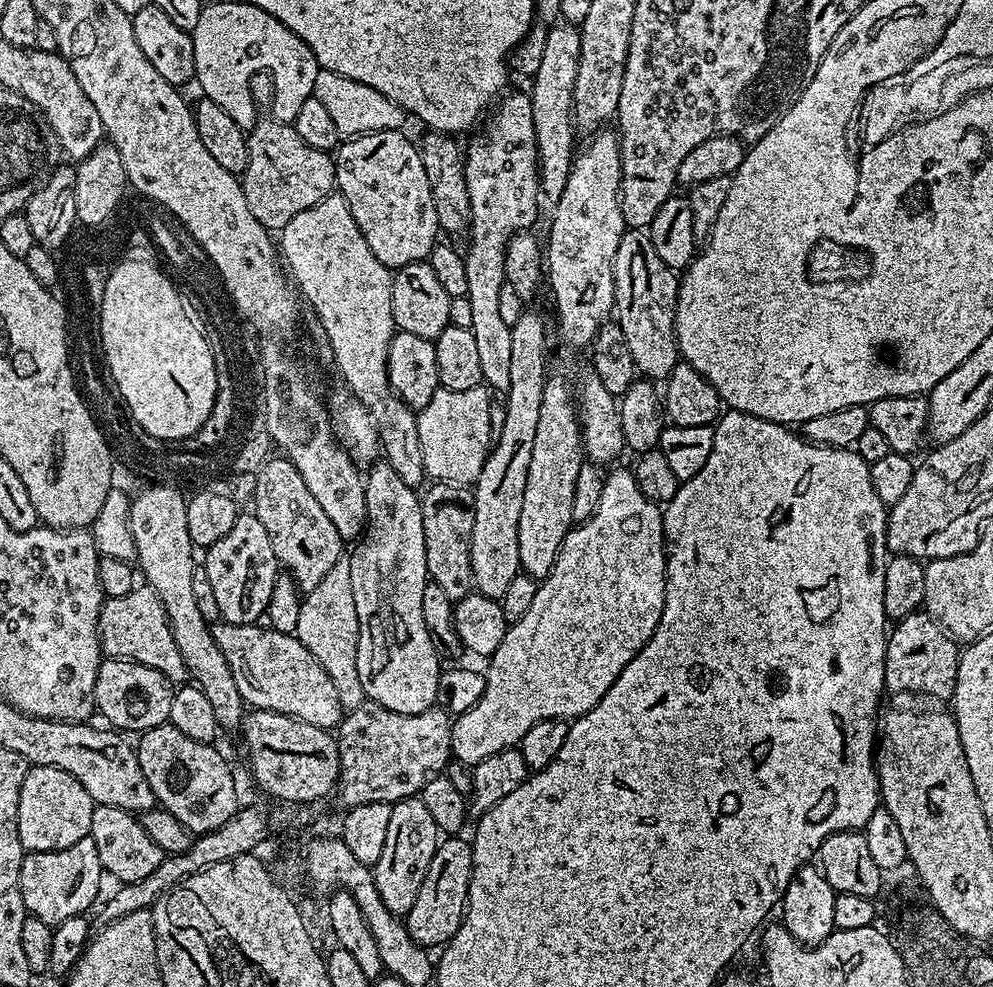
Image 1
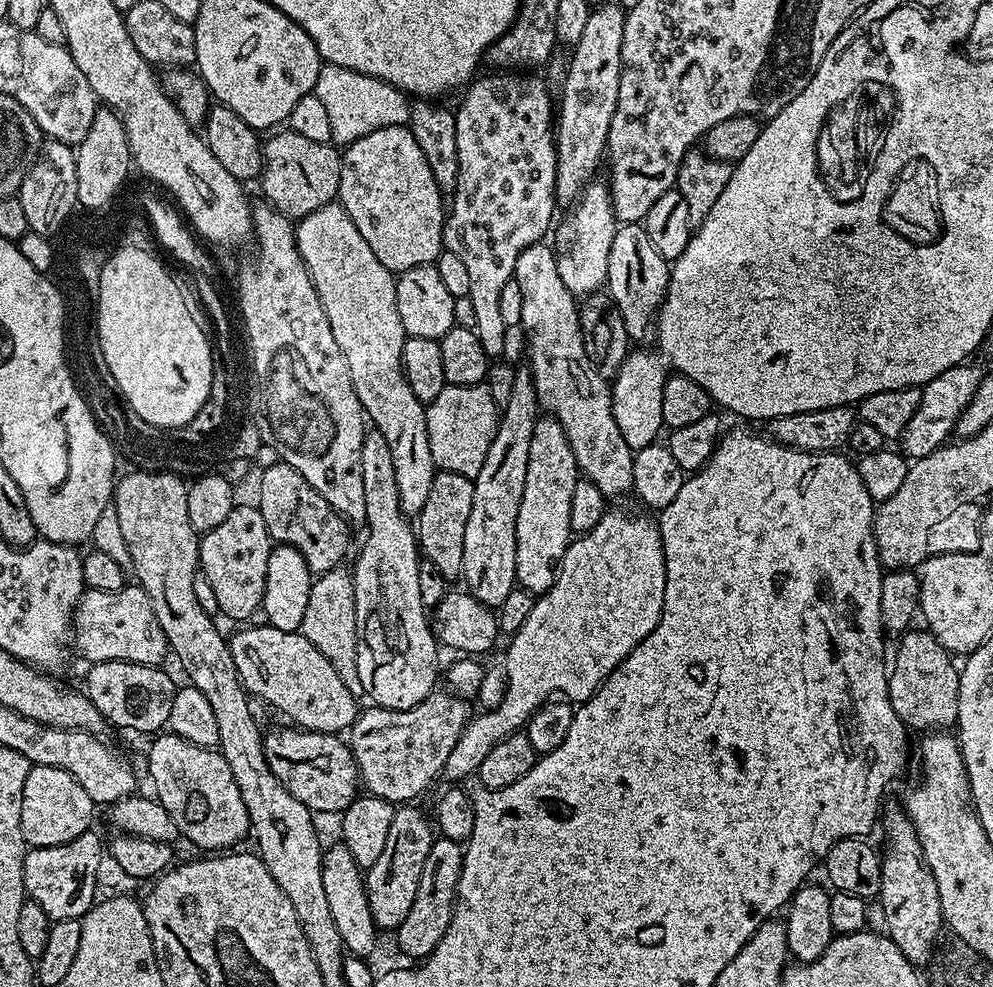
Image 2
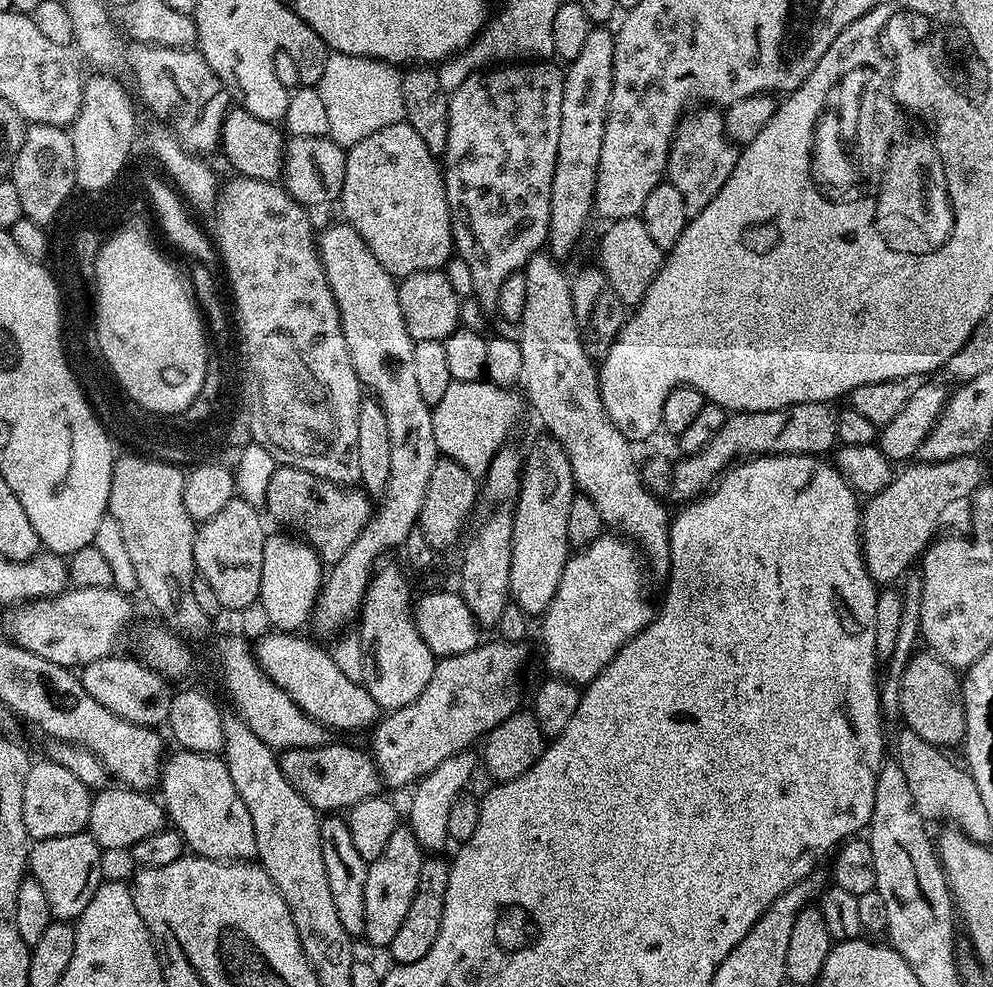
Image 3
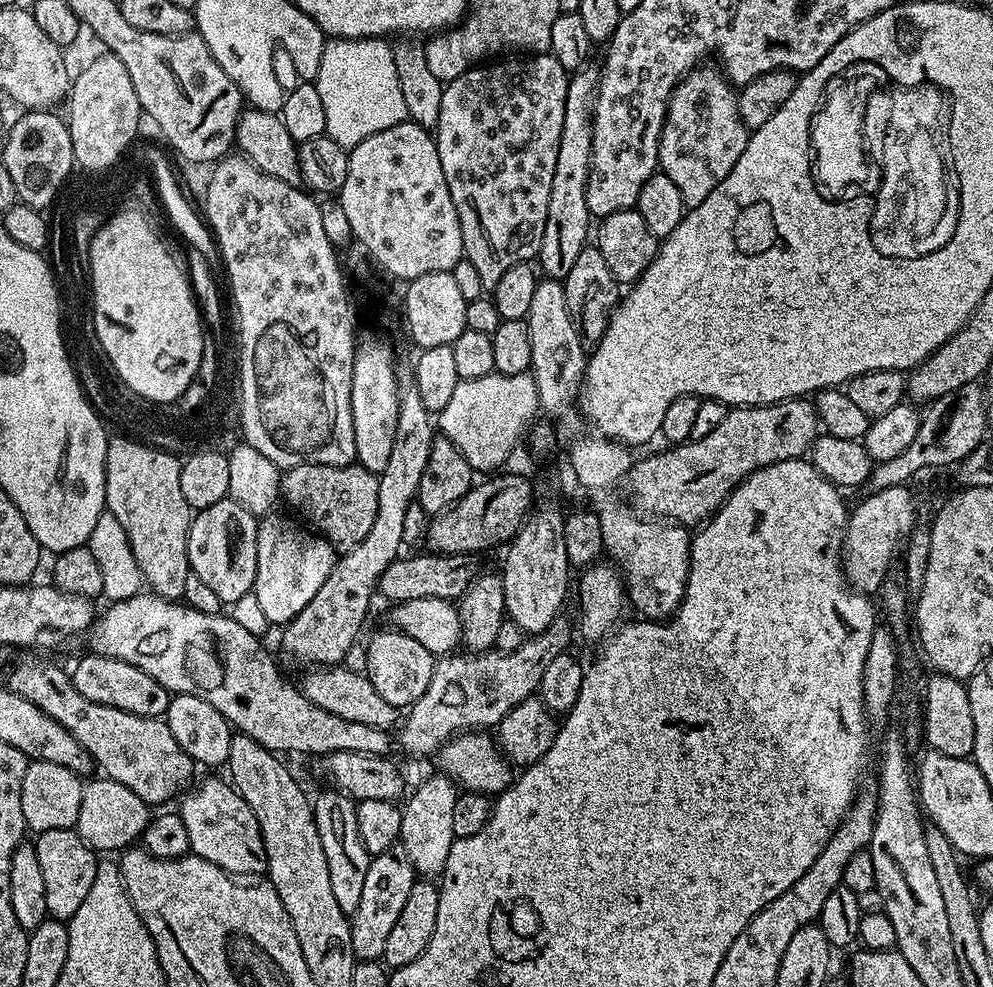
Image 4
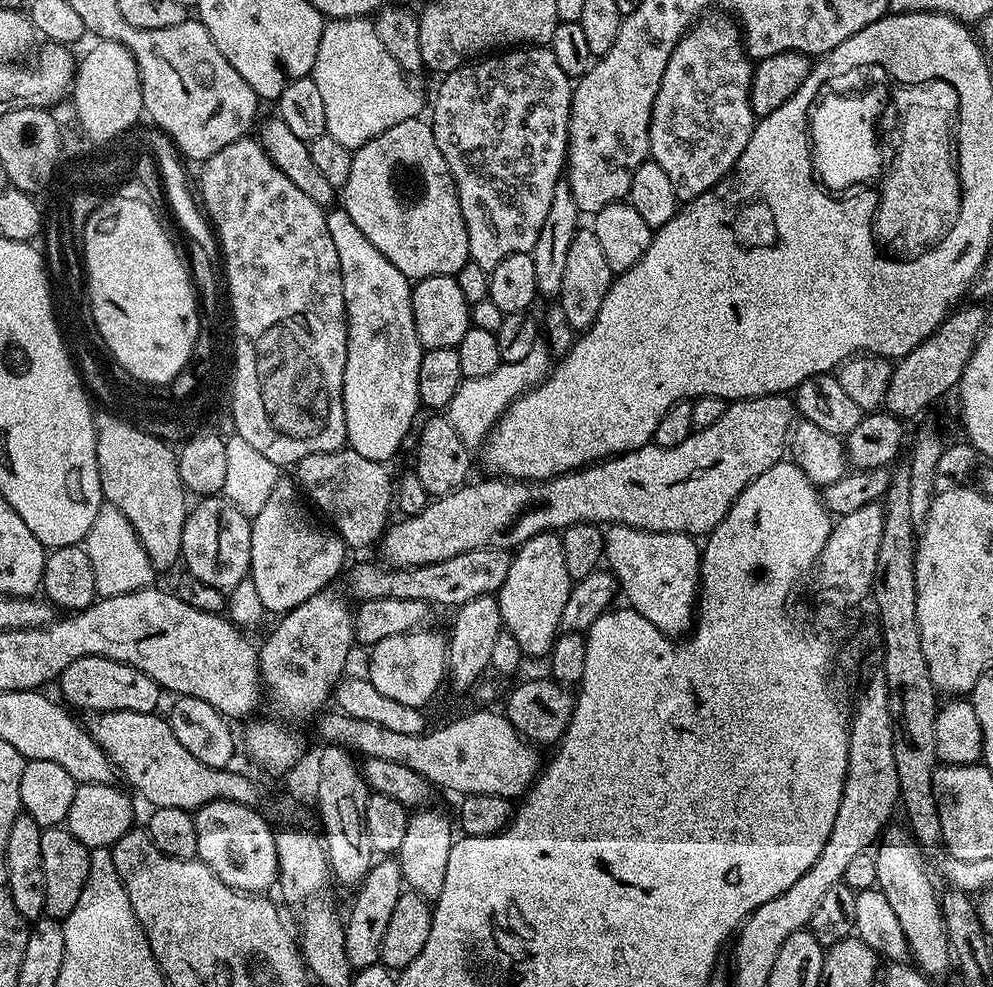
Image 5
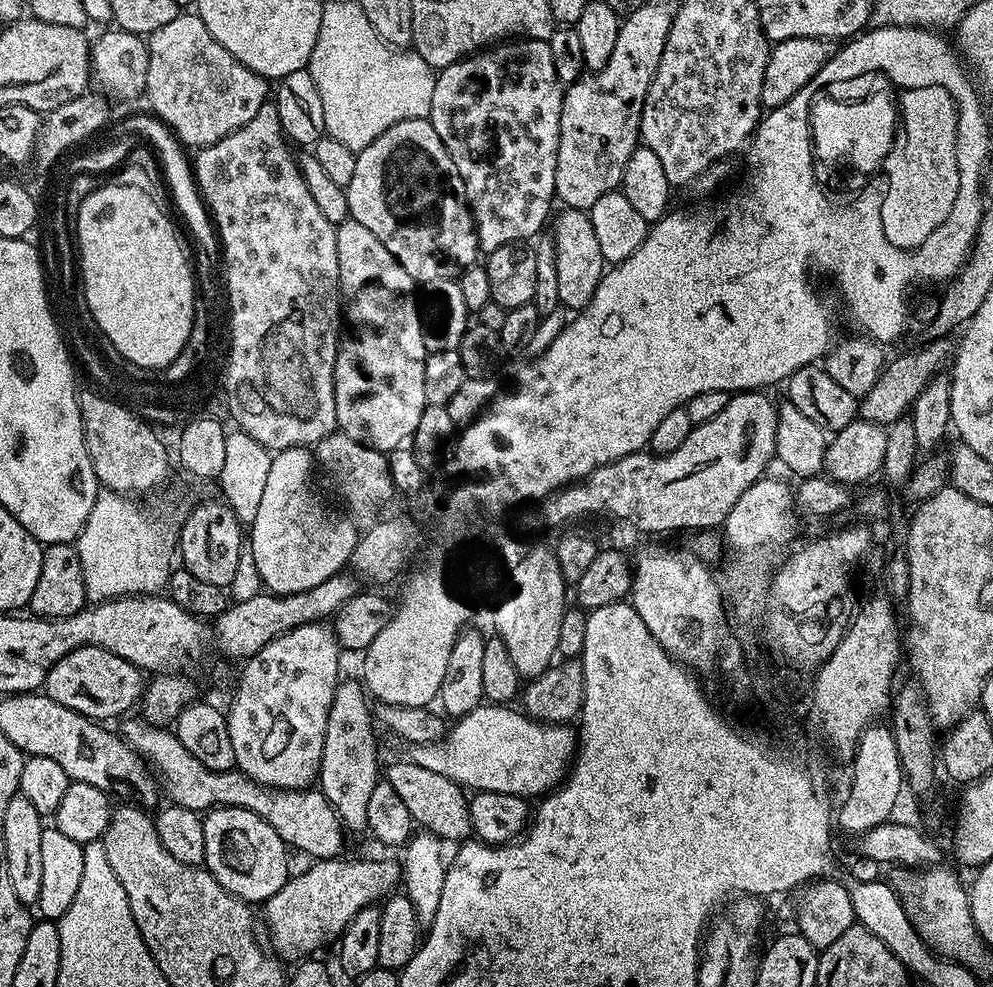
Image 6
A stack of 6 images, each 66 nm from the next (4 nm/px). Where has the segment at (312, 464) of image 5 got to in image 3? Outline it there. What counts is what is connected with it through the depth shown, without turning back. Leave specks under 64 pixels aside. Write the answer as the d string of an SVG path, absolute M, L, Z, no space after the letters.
M278 466L274 470L263 507L284 527L281 529L303 537L328 566L336 564L338 558L350 550L354 538L362 534L374 515L373 501L359 487L332 484L301 468L287 466Z

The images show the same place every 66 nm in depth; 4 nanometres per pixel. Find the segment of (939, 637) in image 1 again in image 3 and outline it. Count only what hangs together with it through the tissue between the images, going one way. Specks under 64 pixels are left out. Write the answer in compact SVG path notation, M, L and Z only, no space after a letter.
M917 651L906 666L906 674L902 674L900 714L907 731L918 734L918 738L930 742L935 748L952 750L948 748L954 747L955 744L956 747L963 745L966 710L962 680L957 669L939 660L931 651Z

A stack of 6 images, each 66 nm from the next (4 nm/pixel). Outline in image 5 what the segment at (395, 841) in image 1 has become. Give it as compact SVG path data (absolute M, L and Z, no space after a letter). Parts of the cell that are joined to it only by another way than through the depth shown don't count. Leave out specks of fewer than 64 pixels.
M380 858L373 863L366 878L355 889L356 897L352 900L352 909L346 912L344 933L346 934L346 958L350 958L353 970L380 963L382 954L382 937L386 934L386 926L394 915L394 905L406 890L404 875L400 869L400 861L396 858Z

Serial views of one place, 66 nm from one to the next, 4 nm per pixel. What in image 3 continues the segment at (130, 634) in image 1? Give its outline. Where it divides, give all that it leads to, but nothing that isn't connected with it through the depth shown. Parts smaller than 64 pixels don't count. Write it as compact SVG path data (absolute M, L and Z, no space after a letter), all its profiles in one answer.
M69 587L56 596L47 596L45 600L26 600L23 604L9 607L4 616L4 632L13 644L30 650L50 662L58 662L58 666L75 669L94 662L98 658L106 658L117 651L116 643L120 635L128 628L132 620L132 599L127 592L119 592L111 588L78 588Z

